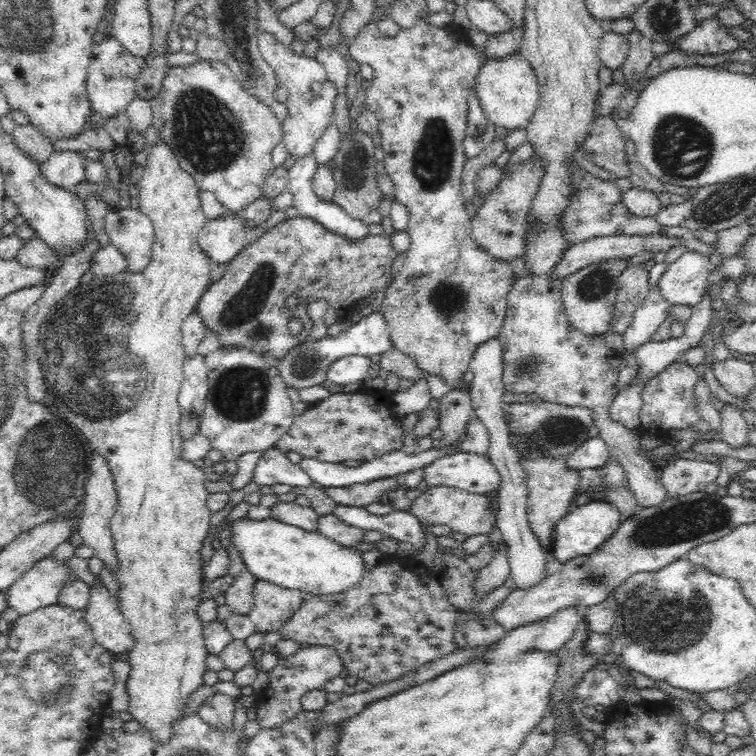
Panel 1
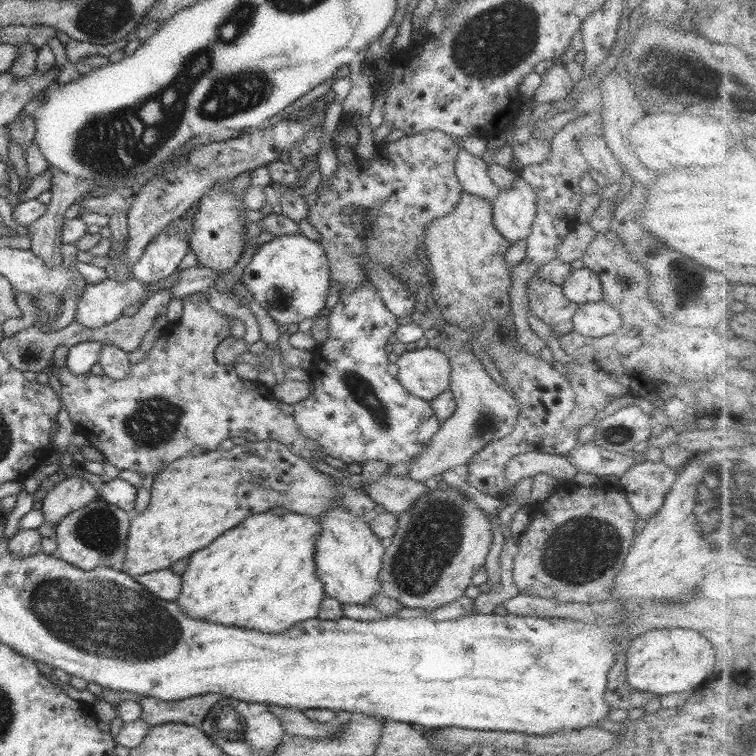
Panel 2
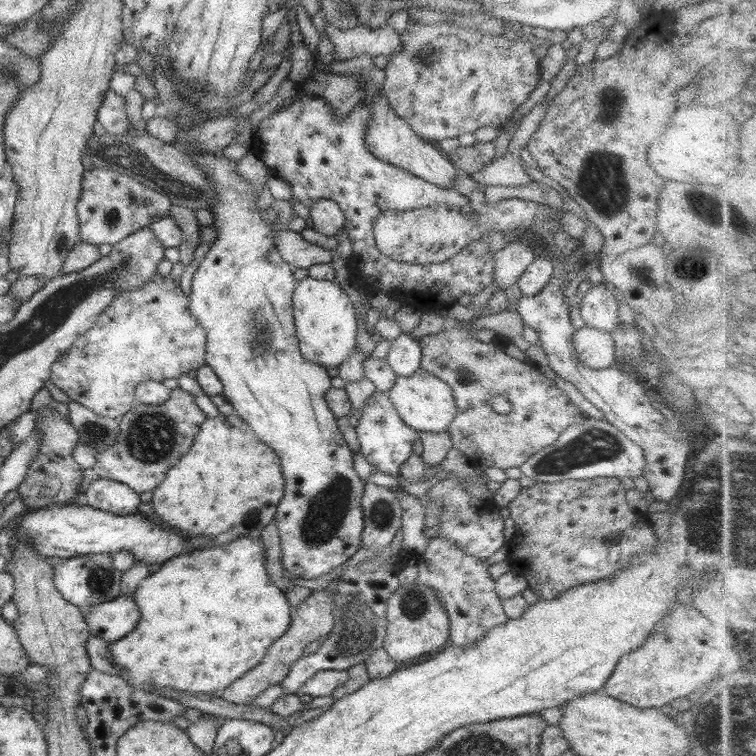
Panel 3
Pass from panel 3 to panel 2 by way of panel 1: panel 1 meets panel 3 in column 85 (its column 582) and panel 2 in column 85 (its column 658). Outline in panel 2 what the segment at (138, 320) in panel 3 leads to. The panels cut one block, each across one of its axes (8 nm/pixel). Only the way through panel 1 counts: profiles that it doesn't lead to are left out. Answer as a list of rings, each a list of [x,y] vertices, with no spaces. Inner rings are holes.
[[[86,471],[80,476],[67,477],[48,491],[42,500],[41,509],[45,522],[56,527],[68,514],[98,498],[98,487],[92,485]]]

